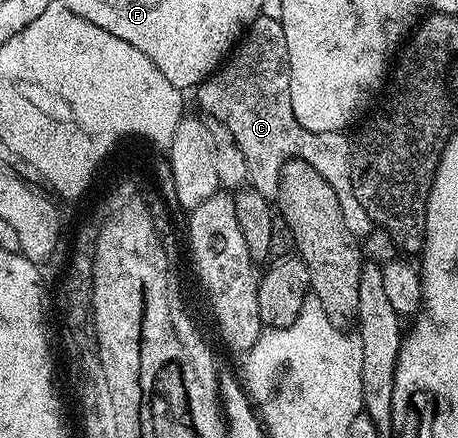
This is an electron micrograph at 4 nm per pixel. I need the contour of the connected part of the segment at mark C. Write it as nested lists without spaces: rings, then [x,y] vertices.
[[[258,16],[247,26],[242,37],[232,48],[223,64],[202,81],[194,90],[193,96],[199,105],[212,118],[212,122],[223,125],[237,139],[237,147],[241,147],[241,155],[245,155],[247,175],[250,188],[260,196],[271,199],[279,191],[279,172],[287,161],[296,159],[309,163],[315,168],[333,191],[337,191],[337,203],[341,203],[341,215],[345,219],[345,227],[349,227],[351,236],[363,239],[373,226],[365,207],[357,203],[357,195],[353,195],[353,179],[351,178],[351,141],[346,132],[310,133],[293,115],[293,103],[289,99],[289,51],[285,47],[285,31],[277,18]]]

